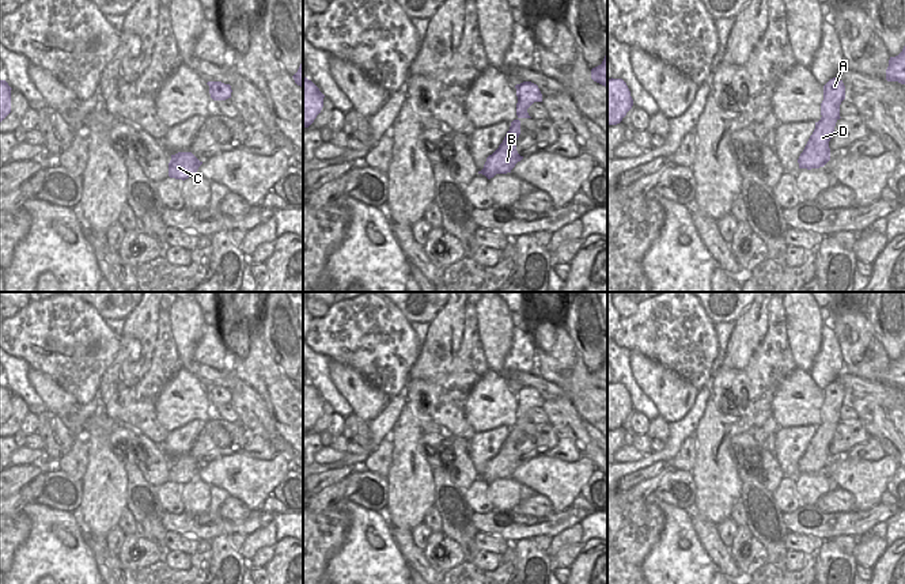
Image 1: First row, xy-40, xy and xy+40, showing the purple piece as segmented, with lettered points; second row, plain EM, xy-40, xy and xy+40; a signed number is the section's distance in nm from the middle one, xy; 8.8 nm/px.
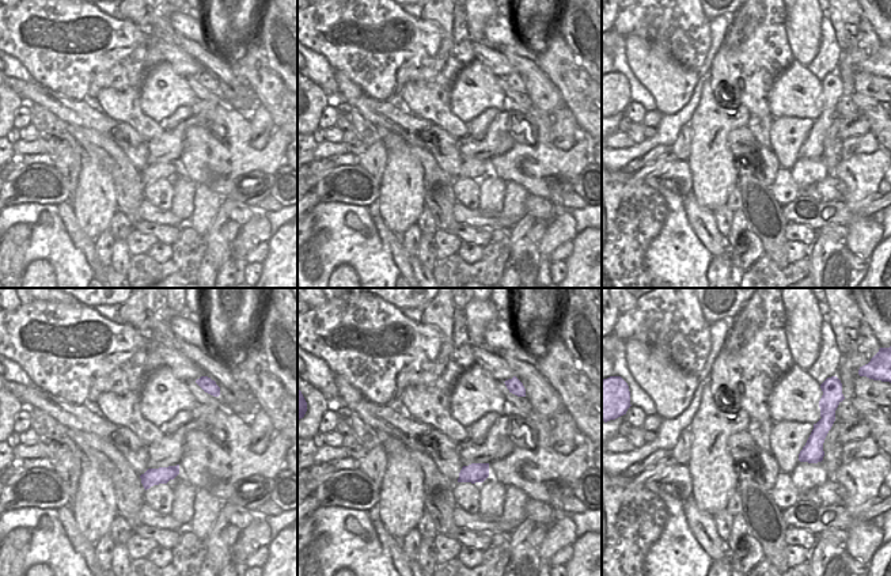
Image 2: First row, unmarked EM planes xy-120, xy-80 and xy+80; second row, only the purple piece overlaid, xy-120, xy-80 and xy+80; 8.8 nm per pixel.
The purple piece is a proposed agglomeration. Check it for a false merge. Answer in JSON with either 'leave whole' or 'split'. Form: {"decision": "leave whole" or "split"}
{"decision": "split"}

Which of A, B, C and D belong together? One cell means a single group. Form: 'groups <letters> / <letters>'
groups A / B C D

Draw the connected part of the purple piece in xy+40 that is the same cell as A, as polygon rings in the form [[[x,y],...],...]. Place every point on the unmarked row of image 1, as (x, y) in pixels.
[[[830,383],[823,390],[823,405],[821,407],[821,420],[832,424],[840,424],[840,409],[845,403],[845,390],[840,383]]]

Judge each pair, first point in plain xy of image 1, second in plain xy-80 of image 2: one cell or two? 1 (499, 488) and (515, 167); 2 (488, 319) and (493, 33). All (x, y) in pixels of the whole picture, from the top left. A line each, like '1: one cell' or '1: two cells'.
1: two cells
2: two cells

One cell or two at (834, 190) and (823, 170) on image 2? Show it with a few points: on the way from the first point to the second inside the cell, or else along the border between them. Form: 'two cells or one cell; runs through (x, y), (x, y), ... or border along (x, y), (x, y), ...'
two cells; border along (829, 173), (802, 190)

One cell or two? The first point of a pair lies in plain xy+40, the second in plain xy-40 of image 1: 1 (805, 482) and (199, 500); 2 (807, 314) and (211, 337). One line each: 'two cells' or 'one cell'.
1: one cell
2: two cells

